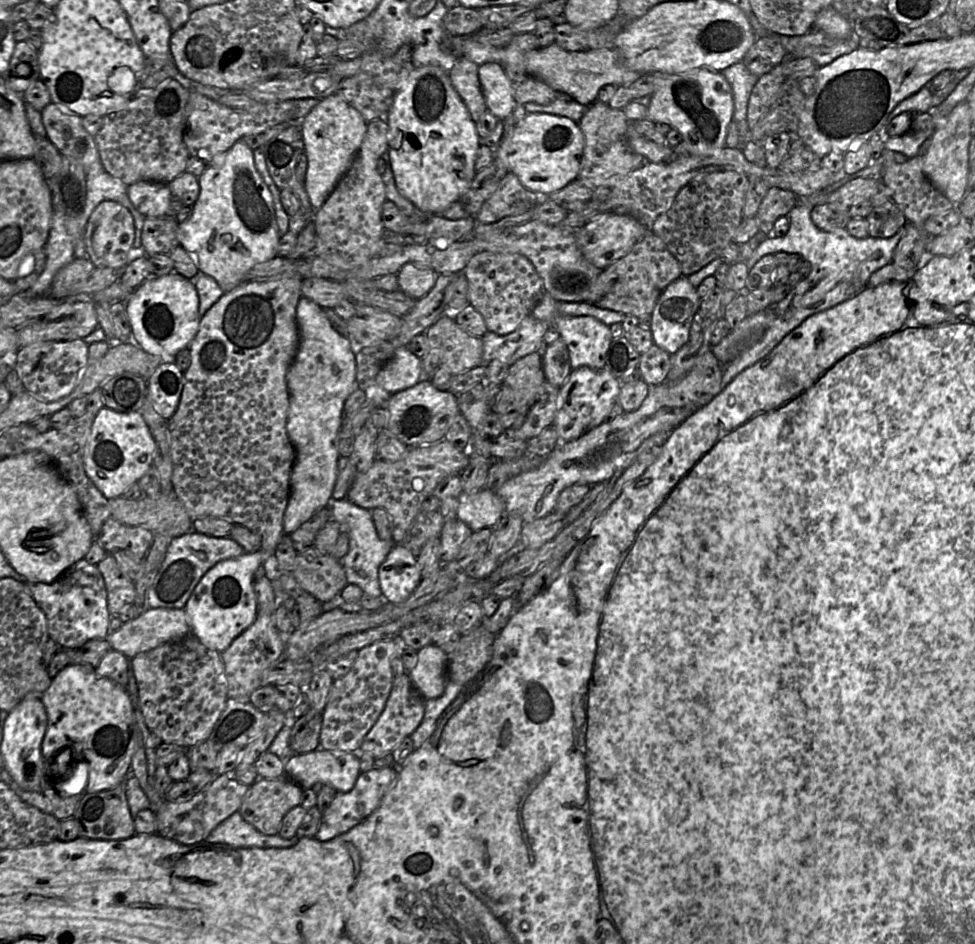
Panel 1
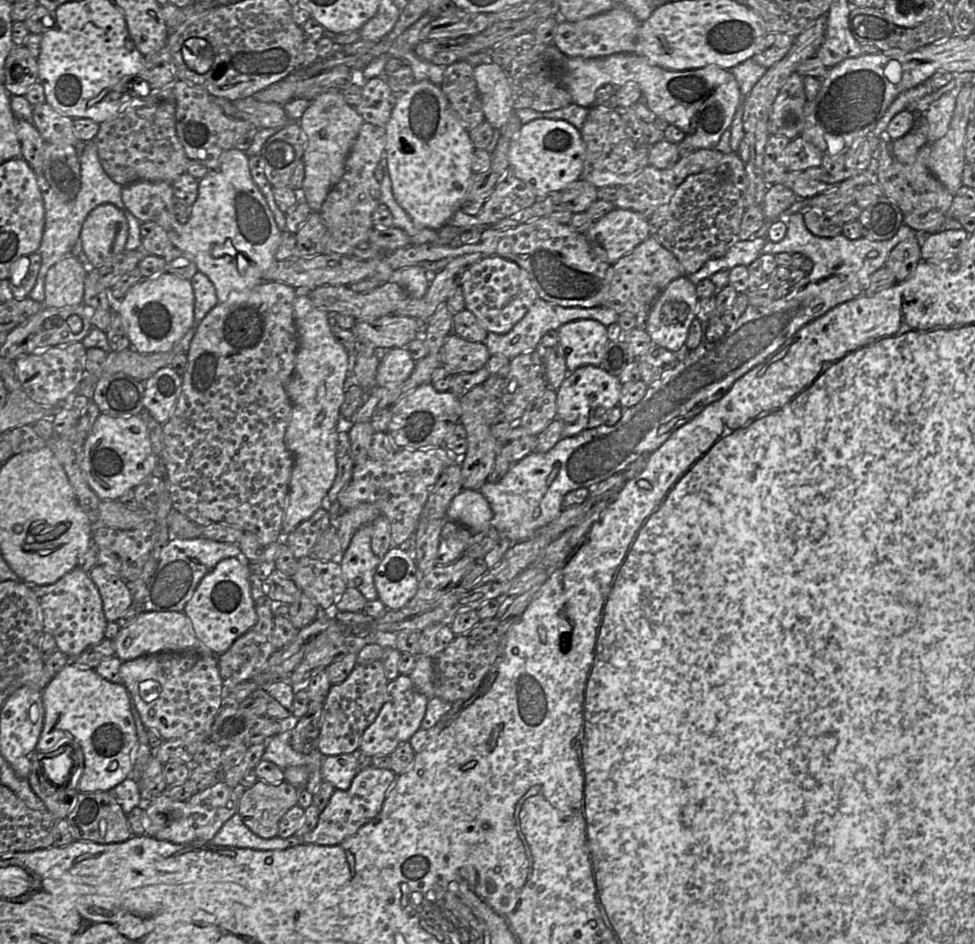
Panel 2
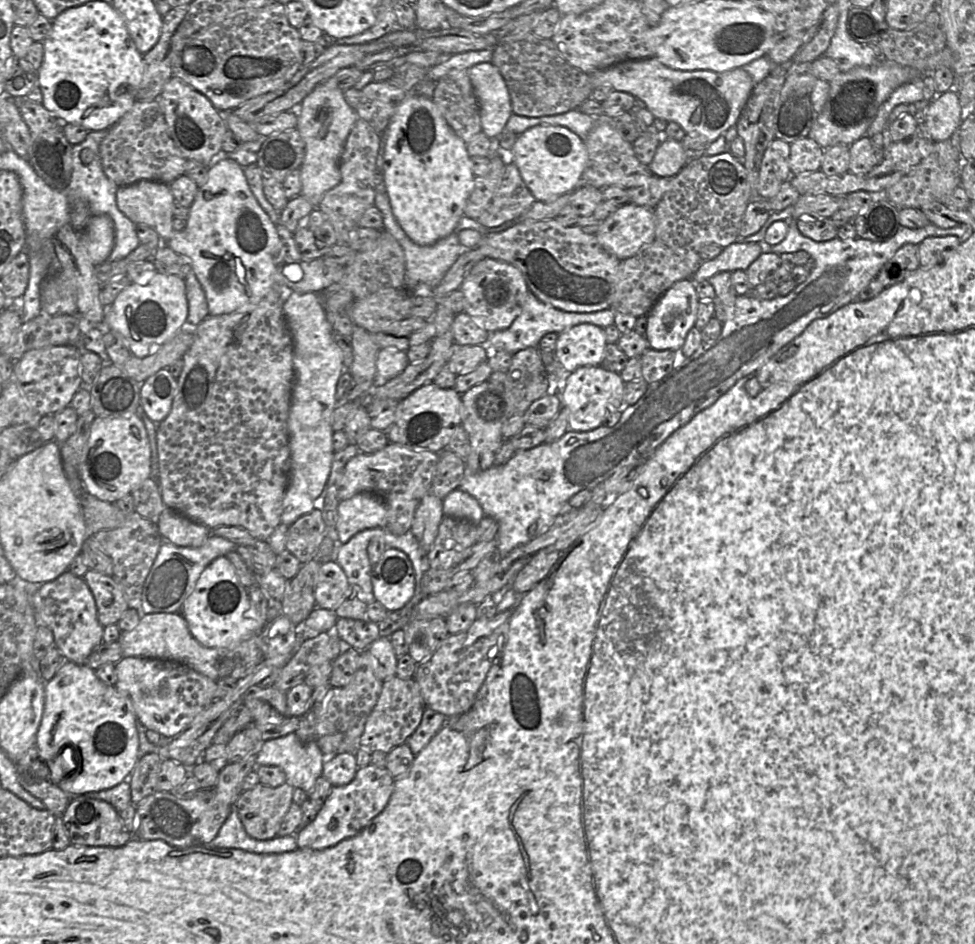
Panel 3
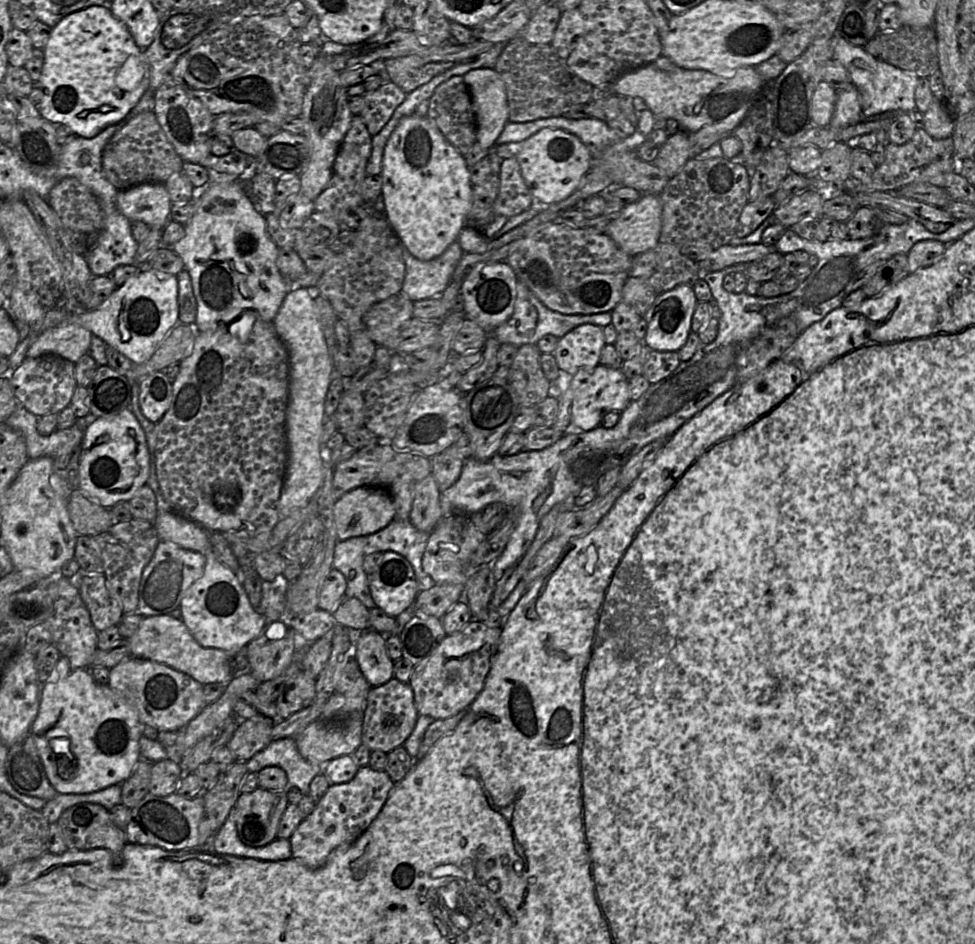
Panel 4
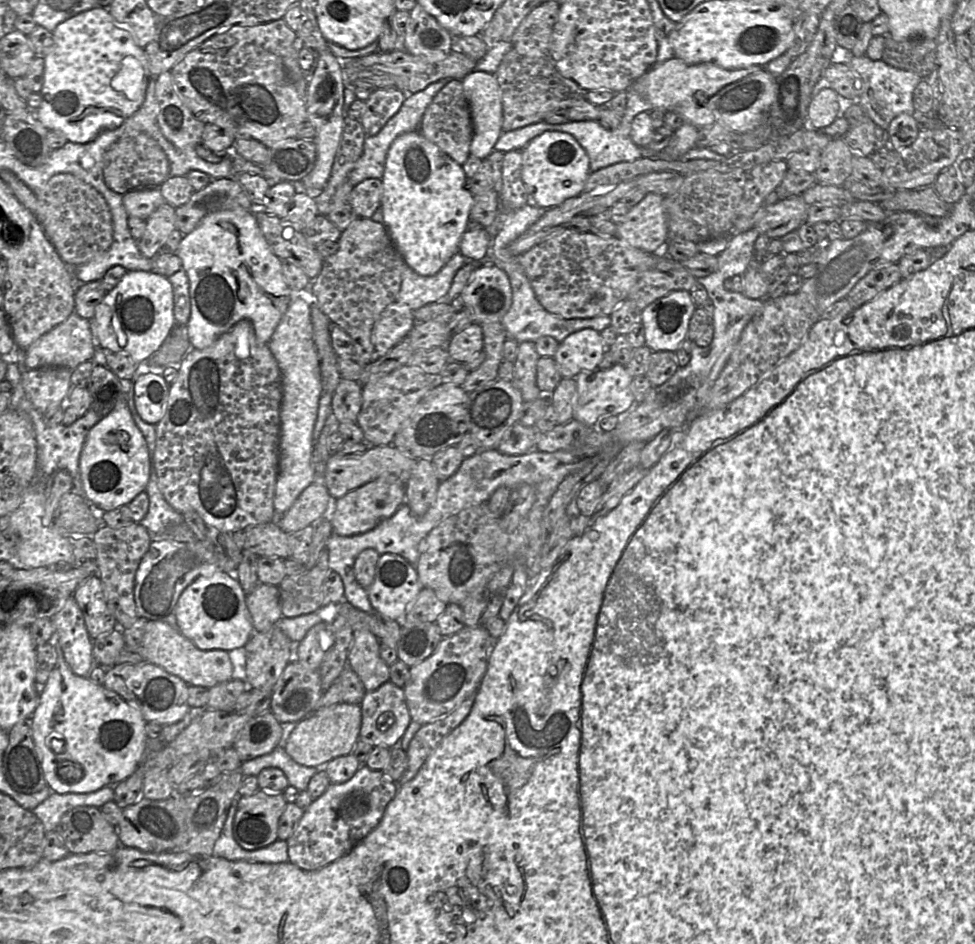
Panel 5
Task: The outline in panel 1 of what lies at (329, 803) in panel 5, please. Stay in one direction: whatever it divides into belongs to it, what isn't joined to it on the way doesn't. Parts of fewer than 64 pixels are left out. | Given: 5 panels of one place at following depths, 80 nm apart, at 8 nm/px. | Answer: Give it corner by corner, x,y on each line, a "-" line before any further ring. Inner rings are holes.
397,767
373,768
370,771
361,772
351,791
336,793
330,806
322,814
321,824
314,838
327,842
354,829
380,806
397,777

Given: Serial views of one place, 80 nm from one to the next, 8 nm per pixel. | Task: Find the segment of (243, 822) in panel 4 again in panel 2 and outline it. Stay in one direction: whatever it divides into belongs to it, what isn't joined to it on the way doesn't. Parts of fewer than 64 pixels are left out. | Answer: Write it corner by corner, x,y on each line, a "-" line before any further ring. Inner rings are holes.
258,780
243,792
237,813
253,833
270,839
278,836
281,818
295,805
298,789
294,785
286,780
277,785

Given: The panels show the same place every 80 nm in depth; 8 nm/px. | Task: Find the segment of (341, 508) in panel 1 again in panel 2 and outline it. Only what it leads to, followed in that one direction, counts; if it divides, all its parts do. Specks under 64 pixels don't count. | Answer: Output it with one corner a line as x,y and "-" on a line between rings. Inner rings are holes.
373,524
361,526
353,535
345,552
339,557
347,587
356,588
367,601
378,599
374,574
381,558
371,549

